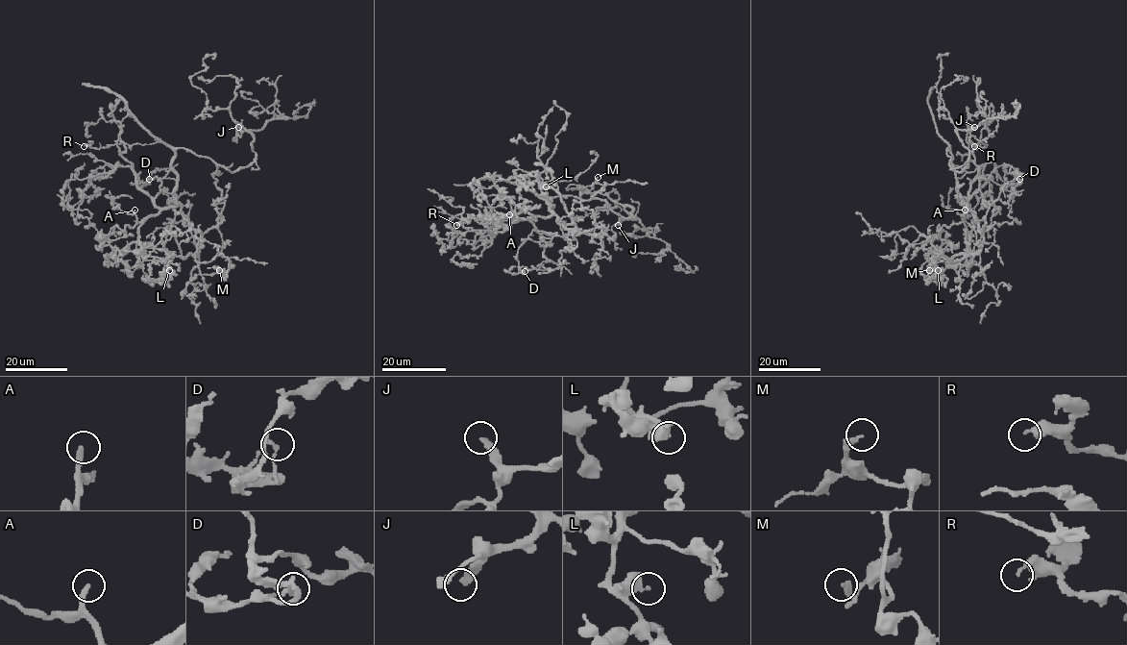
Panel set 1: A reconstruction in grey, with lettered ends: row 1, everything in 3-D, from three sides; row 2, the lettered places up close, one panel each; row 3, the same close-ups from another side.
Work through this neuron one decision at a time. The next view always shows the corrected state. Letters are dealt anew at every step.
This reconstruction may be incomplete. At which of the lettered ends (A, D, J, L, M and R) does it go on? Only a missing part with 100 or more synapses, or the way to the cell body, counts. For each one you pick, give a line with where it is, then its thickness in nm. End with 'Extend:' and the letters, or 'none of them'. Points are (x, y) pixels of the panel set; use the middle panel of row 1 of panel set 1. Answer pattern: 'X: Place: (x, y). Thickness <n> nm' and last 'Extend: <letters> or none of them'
A: Place: (509, 214). Thickness 240 nm
J: Place: (618, 225). Thickness 240 nm
Extend: A, J

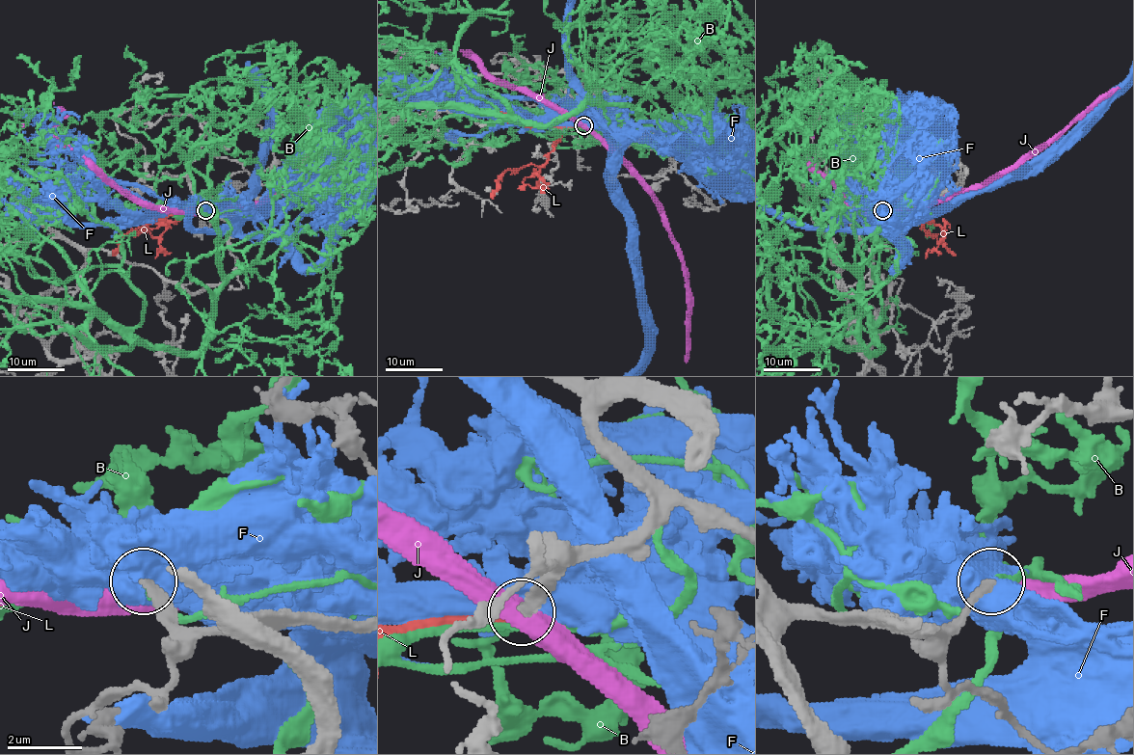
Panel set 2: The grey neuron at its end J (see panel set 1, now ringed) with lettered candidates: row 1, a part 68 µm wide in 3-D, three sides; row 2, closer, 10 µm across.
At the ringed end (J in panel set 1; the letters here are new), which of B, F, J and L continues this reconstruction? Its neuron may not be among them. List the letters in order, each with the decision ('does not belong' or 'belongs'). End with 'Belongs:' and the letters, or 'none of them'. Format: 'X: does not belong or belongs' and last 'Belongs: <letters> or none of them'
B: does not belong
F: does not belong
J: does not belong
L: belongs
Belongs: L

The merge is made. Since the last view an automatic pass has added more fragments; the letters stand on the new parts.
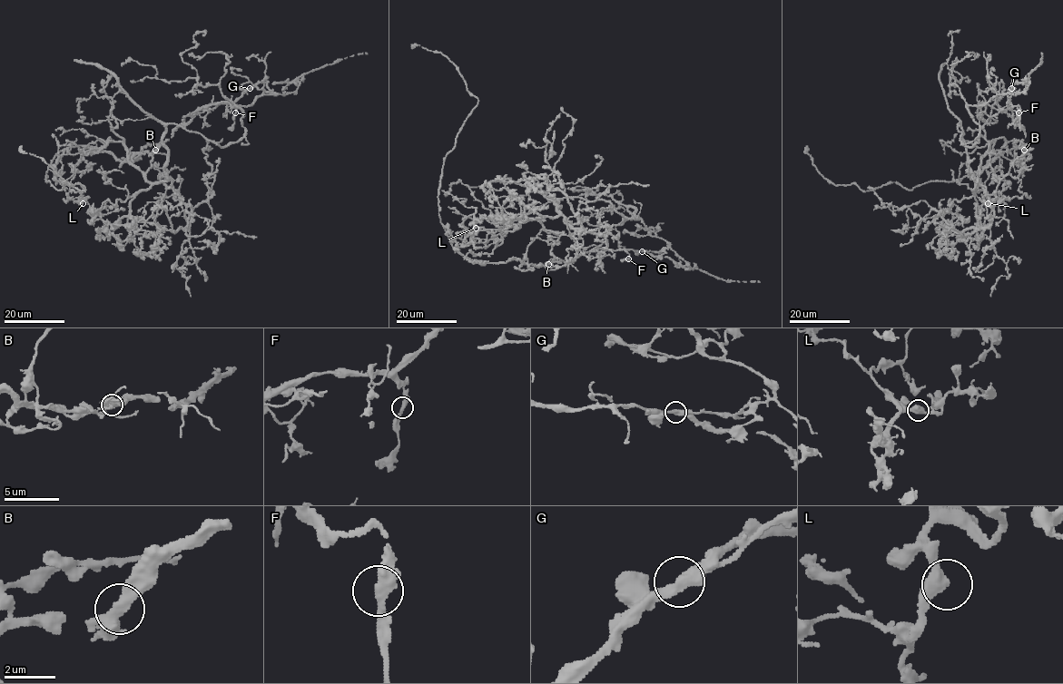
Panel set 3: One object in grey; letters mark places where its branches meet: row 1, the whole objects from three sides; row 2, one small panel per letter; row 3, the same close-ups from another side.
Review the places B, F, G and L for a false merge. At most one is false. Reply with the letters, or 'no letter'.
G

